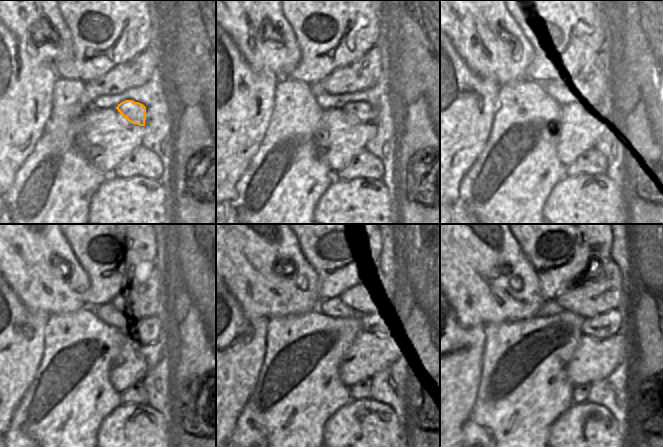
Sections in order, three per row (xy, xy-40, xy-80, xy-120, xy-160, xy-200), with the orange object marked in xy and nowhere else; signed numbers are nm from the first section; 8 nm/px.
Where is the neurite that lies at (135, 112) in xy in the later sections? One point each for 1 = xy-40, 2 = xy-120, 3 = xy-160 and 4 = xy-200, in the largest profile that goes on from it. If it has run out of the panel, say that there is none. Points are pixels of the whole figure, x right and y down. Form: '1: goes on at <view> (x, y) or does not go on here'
1: goes on at xy-40 (361, 110)
2: goes on at xy-120 (146, 330)
3: goes on at xy-160 (380, 323)
4: goes on at xy-200 (606, 325)

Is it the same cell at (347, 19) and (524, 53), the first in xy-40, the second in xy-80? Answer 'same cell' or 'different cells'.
different cells

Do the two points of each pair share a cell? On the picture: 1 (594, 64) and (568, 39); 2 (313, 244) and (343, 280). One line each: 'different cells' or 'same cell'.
1: different cells
2: same cell

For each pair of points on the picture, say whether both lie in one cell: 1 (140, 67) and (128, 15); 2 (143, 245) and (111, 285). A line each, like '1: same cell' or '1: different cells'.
1: different cells
2: same cell

